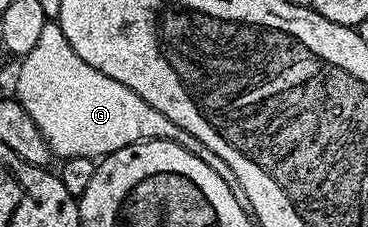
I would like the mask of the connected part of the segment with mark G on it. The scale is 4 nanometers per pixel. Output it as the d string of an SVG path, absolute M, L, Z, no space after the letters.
M48 22L44 26L36 46L24 57L21 57L18 68L18 92L16 99L32 114L36 126L40 126L40 134L48 142L51 153L58 158L101 158L110 156L116 150L124 150L124 146L139 144L145 140L167 140L184 146L200 162L212 166L216 174L226 177L232 190L232 198L240 202L240 206L249 209L248 194L240 187L235 176L230 175L228 162L208 150L200 138L188 134L172 118L164 118L160 110L148 106L140 94L128 90L124 82L116 82L116 78L108 78L108 74L100 74L96 66L88 66L76 50L64 38L64 30L56 22Z

